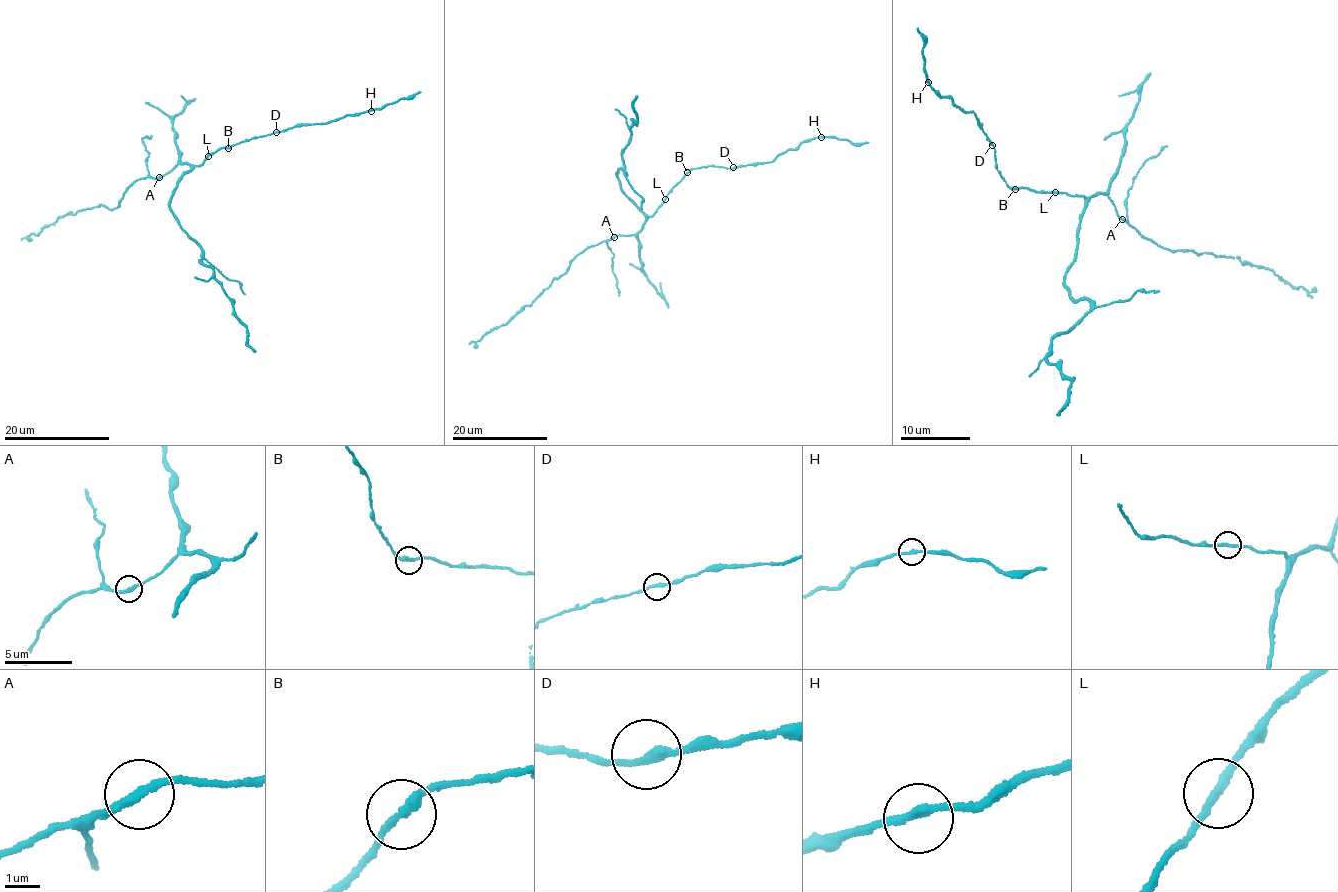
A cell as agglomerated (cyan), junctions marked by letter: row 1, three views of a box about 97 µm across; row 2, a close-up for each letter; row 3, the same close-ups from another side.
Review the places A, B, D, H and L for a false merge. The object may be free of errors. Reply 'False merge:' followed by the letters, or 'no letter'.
False merge: no letter

